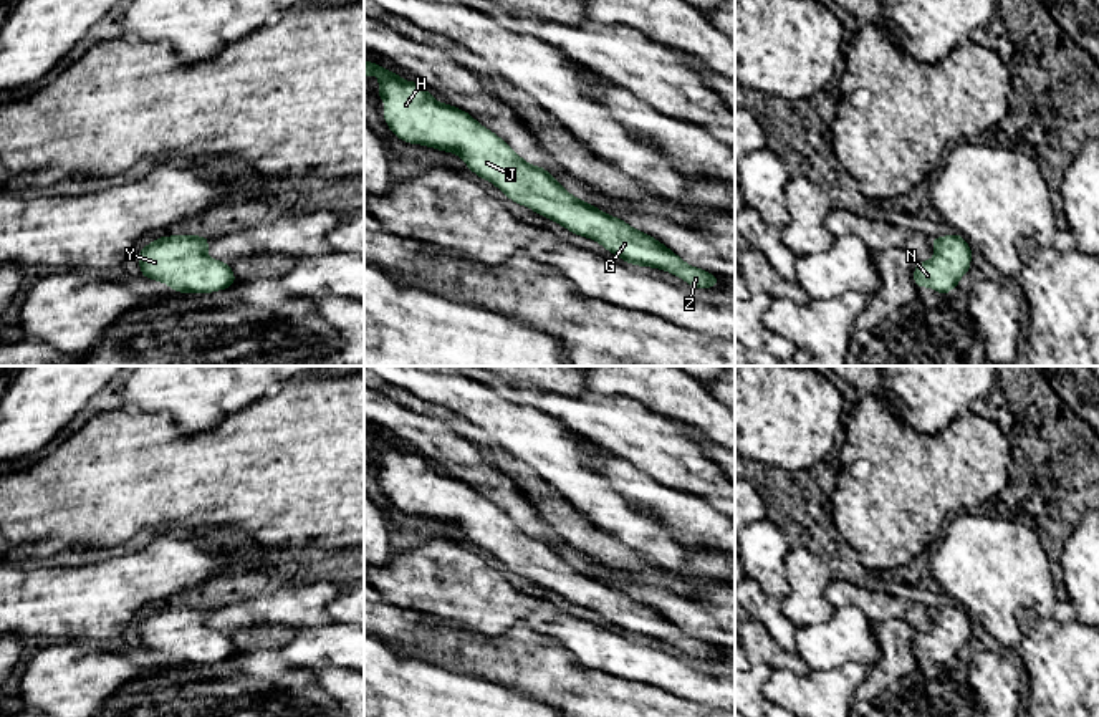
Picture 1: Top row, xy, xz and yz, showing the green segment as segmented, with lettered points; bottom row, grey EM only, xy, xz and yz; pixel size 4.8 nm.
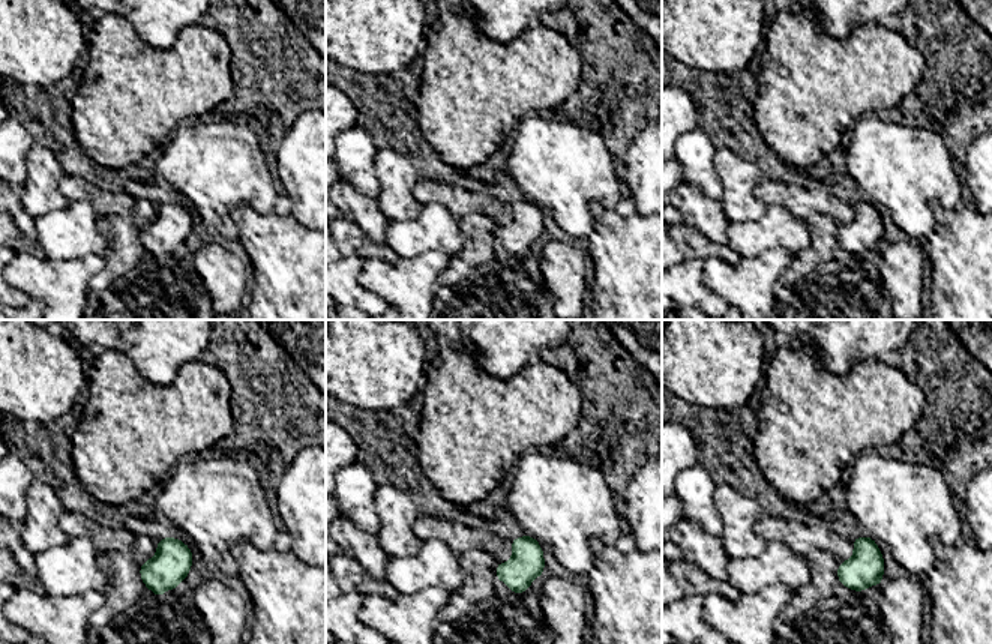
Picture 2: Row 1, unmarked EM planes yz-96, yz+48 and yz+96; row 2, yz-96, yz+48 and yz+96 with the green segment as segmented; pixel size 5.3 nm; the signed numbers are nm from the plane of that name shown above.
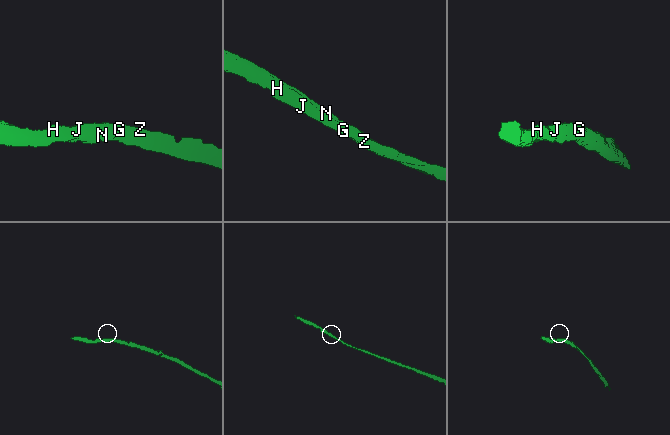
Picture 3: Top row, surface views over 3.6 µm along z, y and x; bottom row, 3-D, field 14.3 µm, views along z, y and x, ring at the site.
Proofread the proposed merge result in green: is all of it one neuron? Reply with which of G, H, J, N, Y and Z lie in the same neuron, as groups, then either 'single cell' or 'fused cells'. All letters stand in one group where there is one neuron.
G H J N Y Z | single cell

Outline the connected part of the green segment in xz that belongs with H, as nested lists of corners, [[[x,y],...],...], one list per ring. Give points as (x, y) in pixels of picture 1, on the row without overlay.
[[[364,432],[364,449],[372,444],[379,449],[376,464],[384,470],[384,493],[396,508],[457,525],[510,571],[596,611],[626,634],[669,642],[695,659],[718,656],[717,646],[685,634],[657,609],[571,566],[545,538],[528,535],[467,482],[439,474],[422,455]]]

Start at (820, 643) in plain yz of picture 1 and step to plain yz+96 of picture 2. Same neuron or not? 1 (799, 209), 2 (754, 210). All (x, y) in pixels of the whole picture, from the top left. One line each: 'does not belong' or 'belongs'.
1: does not belong
2: does not belong

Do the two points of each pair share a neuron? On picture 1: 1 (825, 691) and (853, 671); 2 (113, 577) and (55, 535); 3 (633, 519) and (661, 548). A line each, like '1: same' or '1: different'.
1: same
2: different
3: same

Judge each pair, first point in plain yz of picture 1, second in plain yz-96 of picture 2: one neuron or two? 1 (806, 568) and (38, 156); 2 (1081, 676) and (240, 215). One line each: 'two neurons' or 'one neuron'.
1: one neuron
2: one neuron

